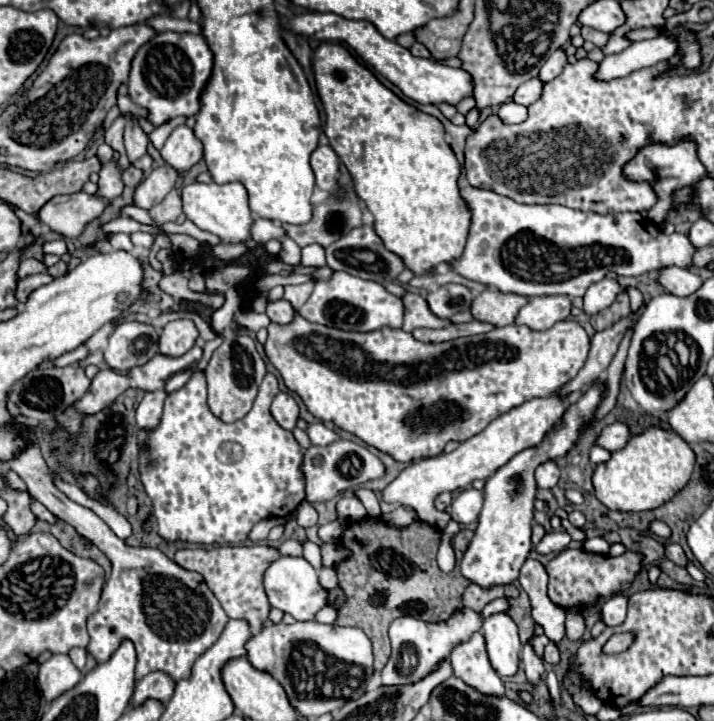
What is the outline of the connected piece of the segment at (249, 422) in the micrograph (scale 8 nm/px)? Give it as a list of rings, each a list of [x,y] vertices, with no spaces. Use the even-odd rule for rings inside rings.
[[[194,370],[182,388],[168,394],[162,422],[154,430],[138,430],[140,482],[152,500],[156,530],[164,540],[238,544],[248,538],[256,522],[288,516],[306,498],[304,474],[300,470],[306,450],[296,442],[294,434],[282,430],[270,414],[270,402],[278,392],[278,380],[268,372],[258,388],[252,410],[242,420],[226,424],[210,412],[206,402],[206,376],[202,370]]]

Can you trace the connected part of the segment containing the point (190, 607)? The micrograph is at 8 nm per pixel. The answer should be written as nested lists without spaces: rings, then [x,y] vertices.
[[[36,440],[34,446],[26,446],[18,458],[10,458],[8,466],[26,482],[28,492],[38,502],[42,502],[56,518],[68,522],[78,534],[96,544],[112,562],[112,574],[102,590],[98,610],[88,618],[90,642],[86,652],[102,664],[110,660],[114,650],[118,650],[124,640],[130,640],[136,648],[136,682],[150,672],[164,672],[174,682],[188,678],[196,658],[218,640],[228,622],[226,612],[206,586],[204,578],[198,572],[178,566],[156,548],[128,546],[90,508],[84,508],[62,494],[54,484],[54,474],[50,474]]]

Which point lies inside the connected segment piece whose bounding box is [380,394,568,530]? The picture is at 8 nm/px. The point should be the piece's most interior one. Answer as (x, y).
(418, 485)

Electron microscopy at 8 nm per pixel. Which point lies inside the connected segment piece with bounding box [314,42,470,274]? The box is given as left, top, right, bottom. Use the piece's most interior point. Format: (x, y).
(401, 166)

